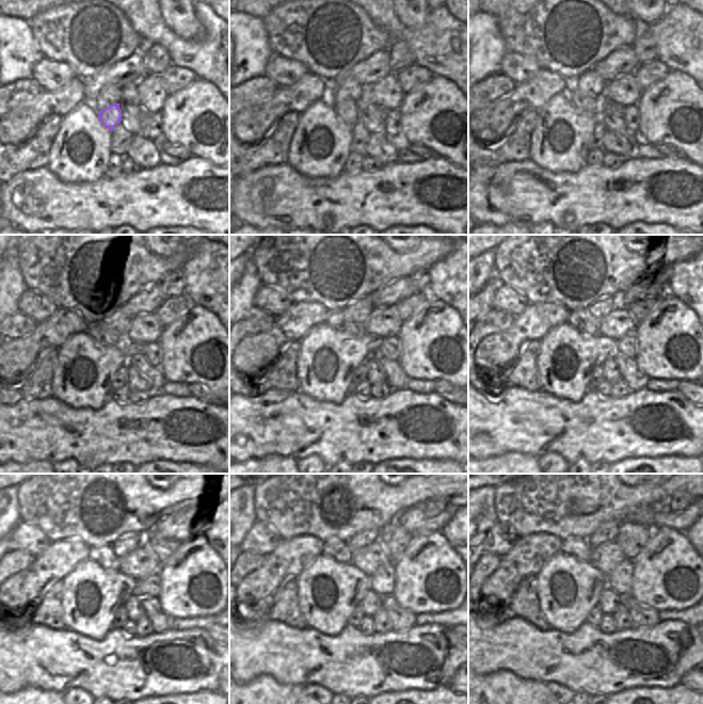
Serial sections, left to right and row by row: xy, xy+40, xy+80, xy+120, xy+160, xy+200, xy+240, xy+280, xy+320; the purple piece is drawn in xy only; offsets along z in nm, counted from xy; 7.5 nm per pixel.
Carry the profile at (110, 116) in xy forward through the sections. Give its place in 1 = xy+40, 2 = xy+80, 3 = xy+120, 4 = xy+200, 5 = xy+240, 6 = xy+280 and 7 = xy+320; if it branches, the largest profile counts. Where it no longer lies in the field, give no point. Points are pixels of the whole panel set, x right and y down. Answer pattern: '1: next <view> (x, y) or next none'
1: next xy+40 (347, 110)
2: next xy+80 (587, 105)
3: next xy+120 (95, 328)
4: next xy+200 (582, 320)
5: next xy+240 (104, 557)
6: next xy+280 (337, 549)
7: next xy+320 (575, 546)

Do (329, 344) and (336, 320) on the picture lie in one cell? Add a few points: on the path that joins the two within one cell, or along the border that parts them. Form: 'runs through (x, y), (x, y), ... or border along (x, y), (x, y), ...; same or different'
border along (324, 322), (349, 335), (357, 335); different

